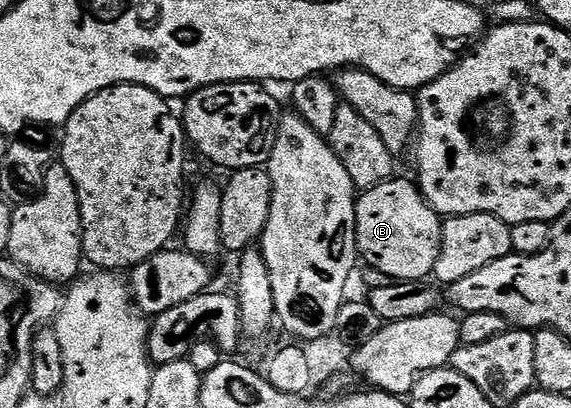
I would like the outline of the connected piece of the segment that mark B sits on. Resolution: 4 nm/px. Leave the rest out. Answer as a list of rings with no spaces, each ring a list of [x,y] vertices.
[[[401,177],[386,180],[375,187],[363,190],[356,202],[356,233],[358,234],[359,256],[369,266],[380,269],[380,273],[388,273],[395,281],[422,281],[433,272],[436,257],[440,257],[442,244],[442,224],[437,211],[428,205],[428,201],[418,190],[417,182]]]

